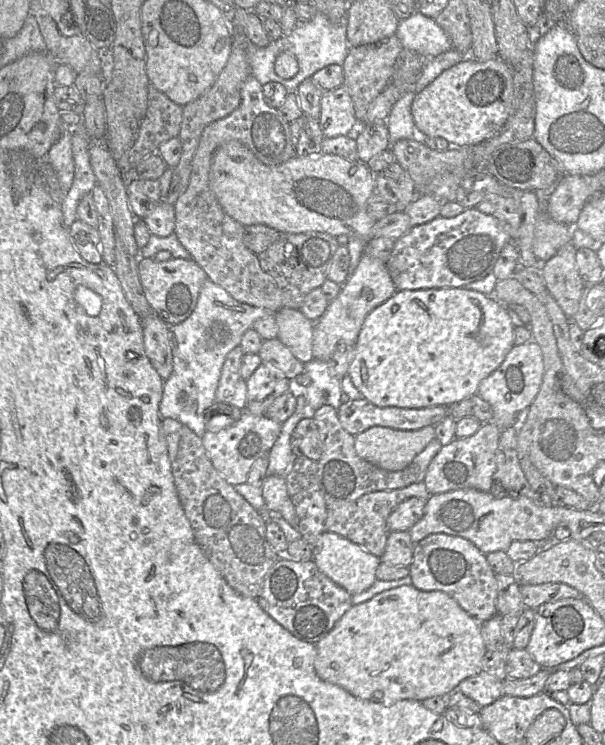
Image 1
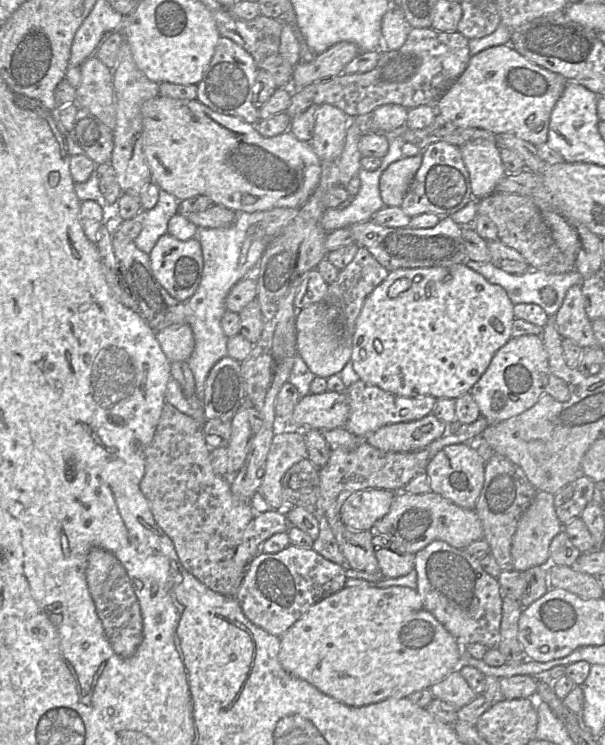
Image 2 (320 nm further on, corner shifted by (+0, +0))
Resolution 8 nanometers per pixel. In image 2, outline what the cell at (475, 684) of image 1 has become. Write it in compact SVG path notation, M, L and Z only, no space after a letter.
M459 667L445 679L430 687L430 690L434 698L443 700L456 708L469 704L477 697L461 675Z

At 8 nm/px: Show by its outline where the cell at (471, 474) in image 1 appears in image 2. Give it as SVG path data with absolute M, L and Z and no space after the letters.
M474 443L448 445L441 449L426 467L431 491L464 509L475 510L484 486L485 464Z

